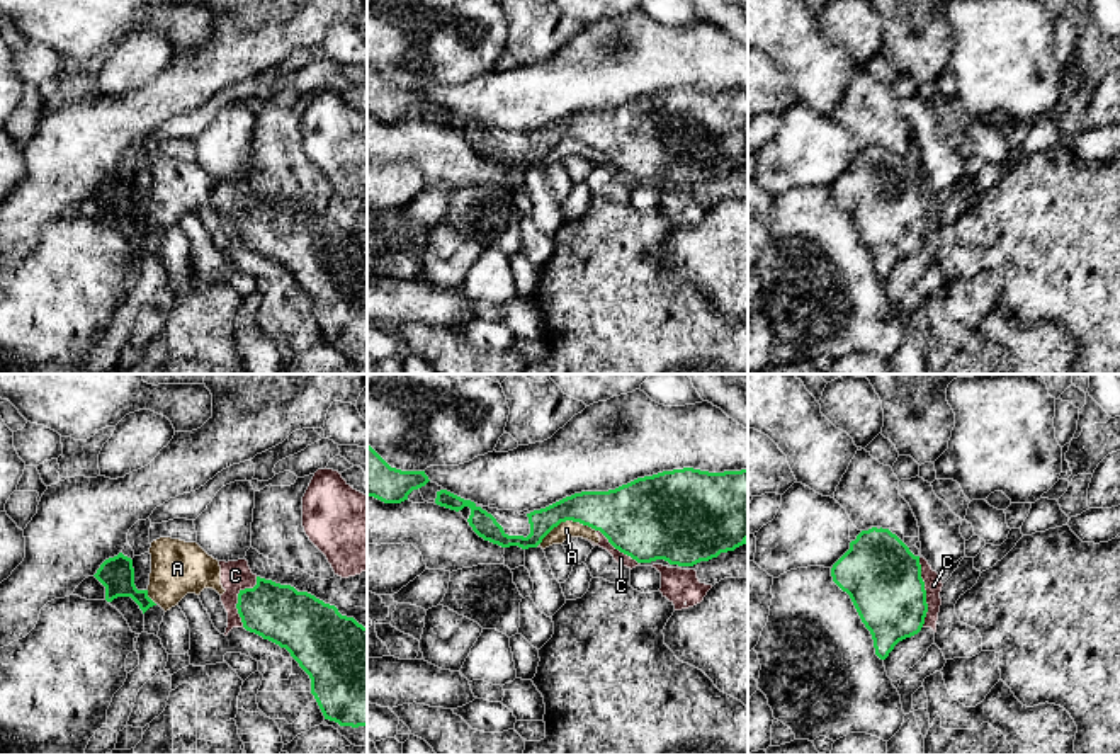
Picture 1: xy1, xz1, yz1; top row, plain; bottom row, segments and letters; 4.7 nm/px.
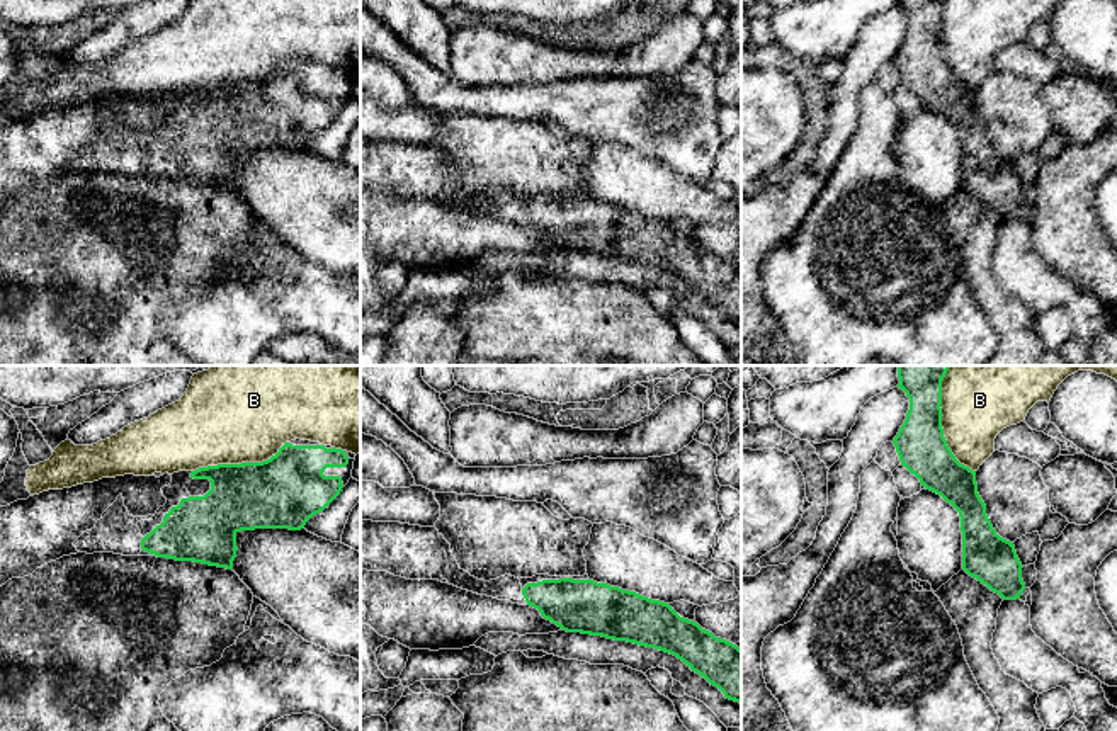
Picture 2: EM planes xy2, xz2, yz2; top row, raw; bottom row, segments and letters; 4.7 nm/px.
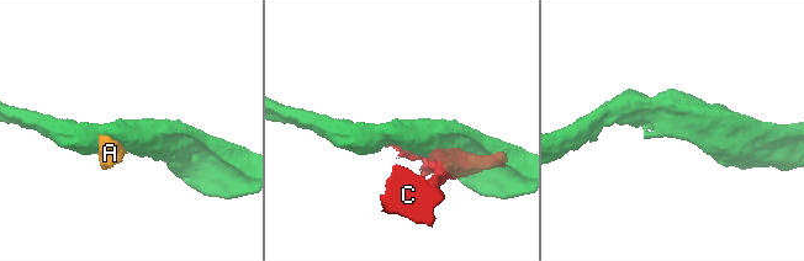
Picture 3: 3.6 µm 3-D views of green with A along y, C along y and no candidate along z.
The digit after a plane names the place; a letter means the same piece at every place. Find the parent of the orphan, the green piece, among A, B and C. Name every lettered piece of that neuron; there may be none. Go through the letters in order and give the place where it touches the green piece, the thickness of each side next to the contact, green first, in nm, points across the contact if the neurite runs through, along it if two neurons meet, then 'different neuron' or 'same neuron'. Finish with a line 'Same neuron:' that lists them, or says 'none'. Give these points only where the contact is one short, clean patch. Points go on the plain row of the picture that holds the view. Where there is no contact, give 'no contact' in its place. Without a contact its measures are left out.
A: contact xz1 (558, 143); calibres 200 and 80 nm; different neuron
B: contact xy2 (242, 82); calibres 360 and 400 nm; different neuron
C: contact yz1 (925, 211); calibres 360 and 80 nm; different neuron
Same neuron: none

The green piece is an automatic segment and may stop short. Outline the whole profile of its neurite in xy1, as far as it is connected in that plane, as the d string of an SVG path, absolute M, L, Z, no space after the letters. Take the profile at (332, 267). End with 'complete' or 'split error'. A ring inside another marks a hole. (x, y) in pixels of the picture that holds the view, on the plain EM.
M260 196L253 207L240 209L236 228L246 250L286 267L309 294L311 313L325 338L367 345L367 247L308 211Z | complete

